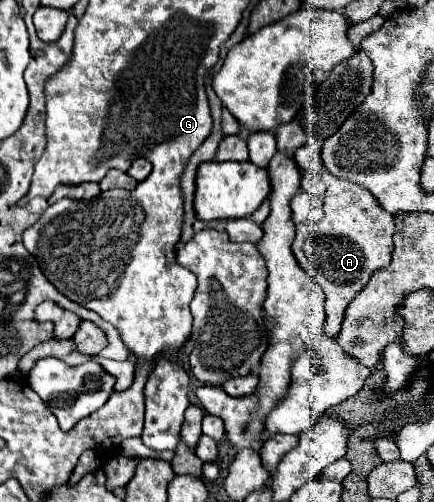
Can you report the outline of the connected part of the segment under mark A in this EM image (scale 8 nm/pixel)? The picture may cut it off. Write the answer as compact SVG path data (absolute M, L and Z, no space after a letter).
M327 170L321 174L327 184L325 190L325 218L315 224L299 224L297 238L293 242L293 254L301 268L323 288L325 292L325 334L335 338L339 334L345 308L363 290L371 274L385 268L393 252L393 232L395 222L389 212L385 212L375 196L365 188L337 178Z

